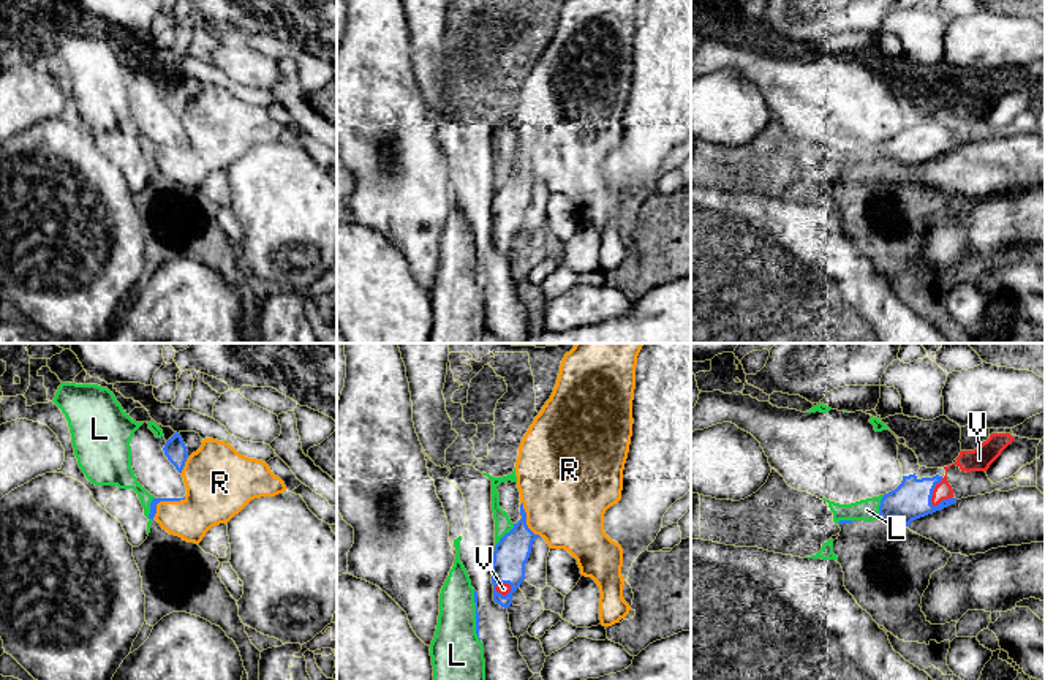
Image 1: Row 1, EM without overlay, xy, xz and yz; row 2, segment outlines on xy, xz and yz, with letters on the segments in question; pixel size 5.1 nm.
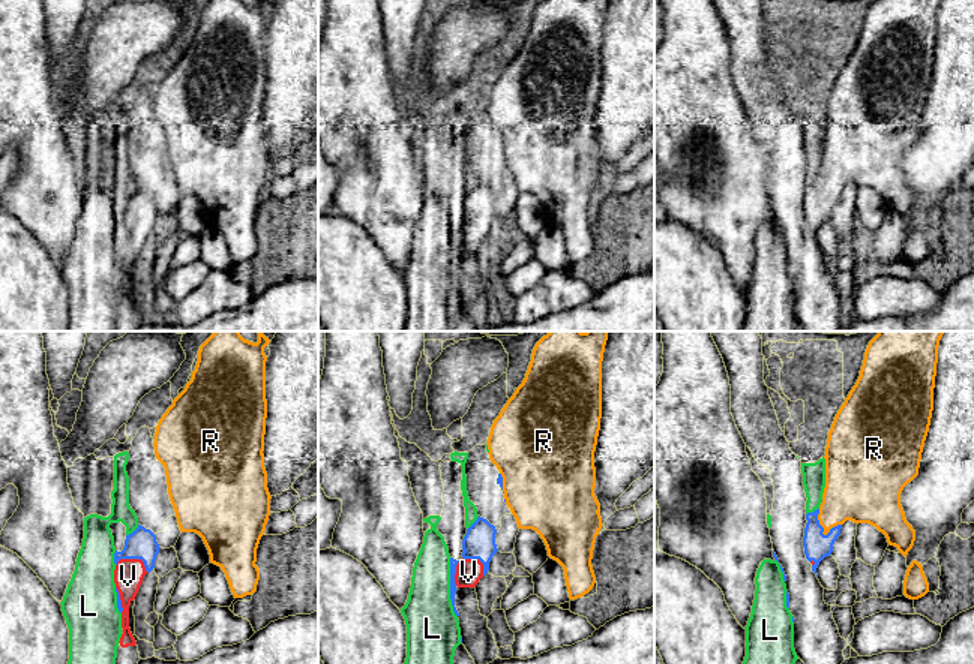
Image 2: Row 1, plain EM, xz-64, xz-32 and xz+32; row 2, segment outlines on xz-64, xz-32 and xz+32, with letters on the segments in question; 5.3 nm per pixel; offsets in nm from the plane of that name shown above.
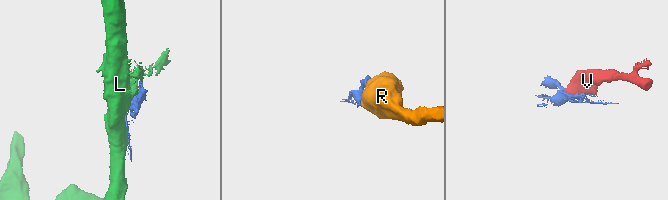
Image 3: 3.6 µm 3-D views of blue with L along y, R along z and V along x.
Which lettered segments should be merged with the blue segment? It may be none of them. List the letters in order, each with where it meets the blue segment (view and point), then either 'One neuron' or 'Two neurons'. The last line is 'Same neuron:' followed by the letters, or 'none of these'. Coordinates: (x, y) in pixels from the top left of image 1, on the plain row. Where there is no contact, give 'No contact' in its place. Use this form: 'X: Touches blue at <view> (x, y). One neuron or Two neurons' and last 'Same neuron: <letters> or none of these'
L: Touches blue at yz (879, 154). Two neurons
R: Touches blue at xy (165, 146). One neuron
V: Touches blue at yz (931, 138). One neuron
Same neuron: R, V

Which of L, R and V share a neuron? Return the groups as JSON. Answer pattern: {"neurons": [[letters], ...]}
{"neurons": [["L"], ["R", "V"]]}

